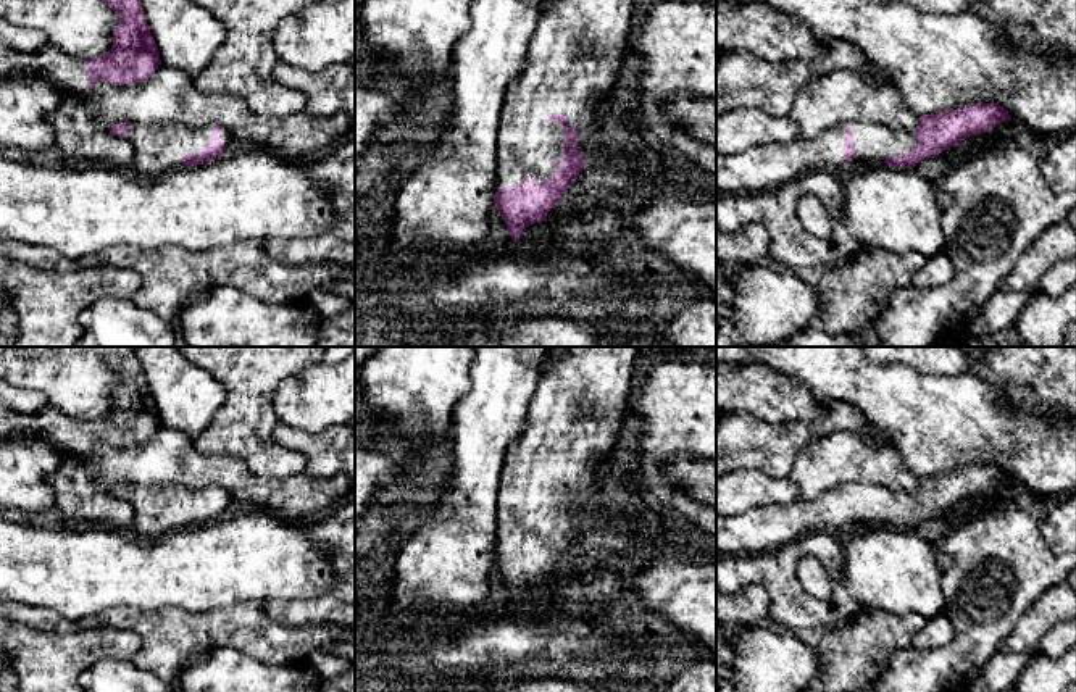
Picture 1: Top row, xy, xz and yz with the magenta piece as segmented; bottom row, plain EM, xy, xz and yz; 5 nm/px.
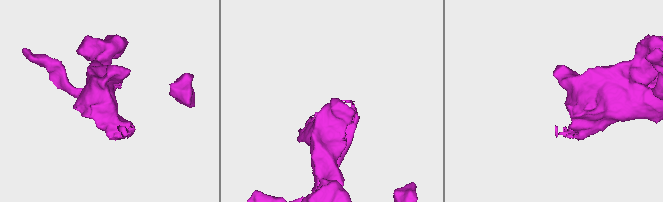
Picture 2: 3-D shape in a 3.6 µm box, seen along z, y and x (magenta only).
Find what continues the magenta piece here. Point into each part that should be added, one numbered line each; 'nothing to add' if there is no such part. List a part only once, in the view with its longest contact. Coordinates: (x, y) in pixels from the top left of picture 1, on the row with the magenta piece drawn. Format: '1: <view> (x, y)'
1: xy (70, 73)
2: xz (573, 65)

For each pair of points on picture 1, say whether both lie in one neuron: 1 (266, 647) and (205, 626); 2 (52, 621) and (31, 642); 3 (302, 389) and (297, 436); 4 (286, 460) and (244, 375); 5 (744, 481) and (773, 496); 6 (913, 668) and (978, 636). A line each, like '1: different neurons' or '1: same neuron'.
1: same neuron
2: different neurons
3: different neurons
4: same neuron
5: same neuron
6: same neuron

